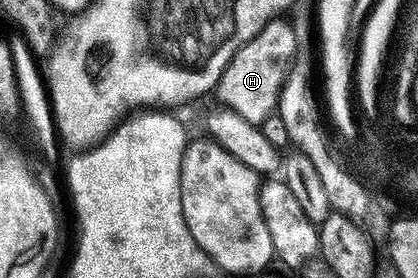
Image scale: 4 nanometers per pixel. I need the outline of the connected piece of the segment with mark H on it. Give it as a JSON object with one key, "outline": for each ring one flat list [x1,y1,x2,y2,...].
{"outline":[[286,18,270,20,247,44,240,46,228,62,224,74,218,79,216,95,225,107,231,108,240,118,262,125,275,115,282,98,282,84,298,56,298,32]]}

